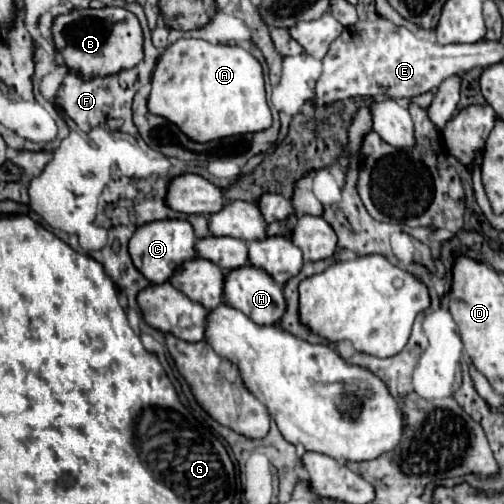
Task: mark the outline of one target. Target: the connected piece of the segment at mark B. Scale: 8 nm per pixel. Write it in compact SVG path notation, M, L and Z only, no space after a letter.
M74 8L68 14L54 18L52 24L58 54L66 66L80 72L84 78L116 74L118 70L134 68L144 58L144 34L138 18L126 8Z

